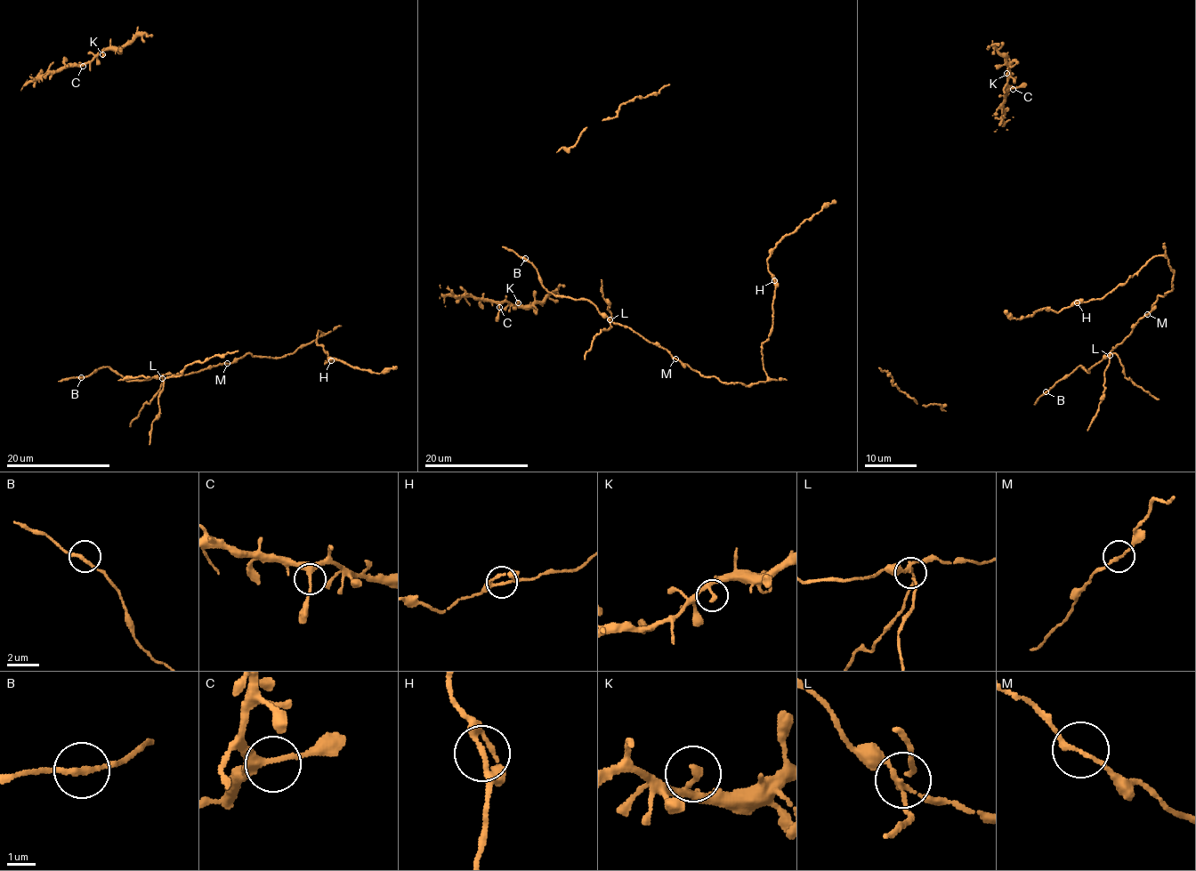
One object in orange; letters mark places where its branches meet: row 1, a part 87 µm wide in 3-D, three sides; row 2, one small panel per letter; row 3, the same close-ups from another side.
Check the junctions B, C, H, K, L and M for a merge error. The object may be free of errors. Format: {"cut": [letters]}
{"cut": ["L"]}

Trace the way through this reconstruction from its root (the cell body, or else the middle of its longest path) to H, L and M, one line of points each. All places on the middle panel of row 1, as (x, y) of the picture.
H: (586, 300), (611, 322), (658, 342), (702, 375), (750, 385), (767, 380), (763, 343), (772, 331), (774, 280)
L: (586, 300), (610, 320)
M: (586, 300), (611, 322), (627, 326), (650, 342), (658, 342), (675, 358)

